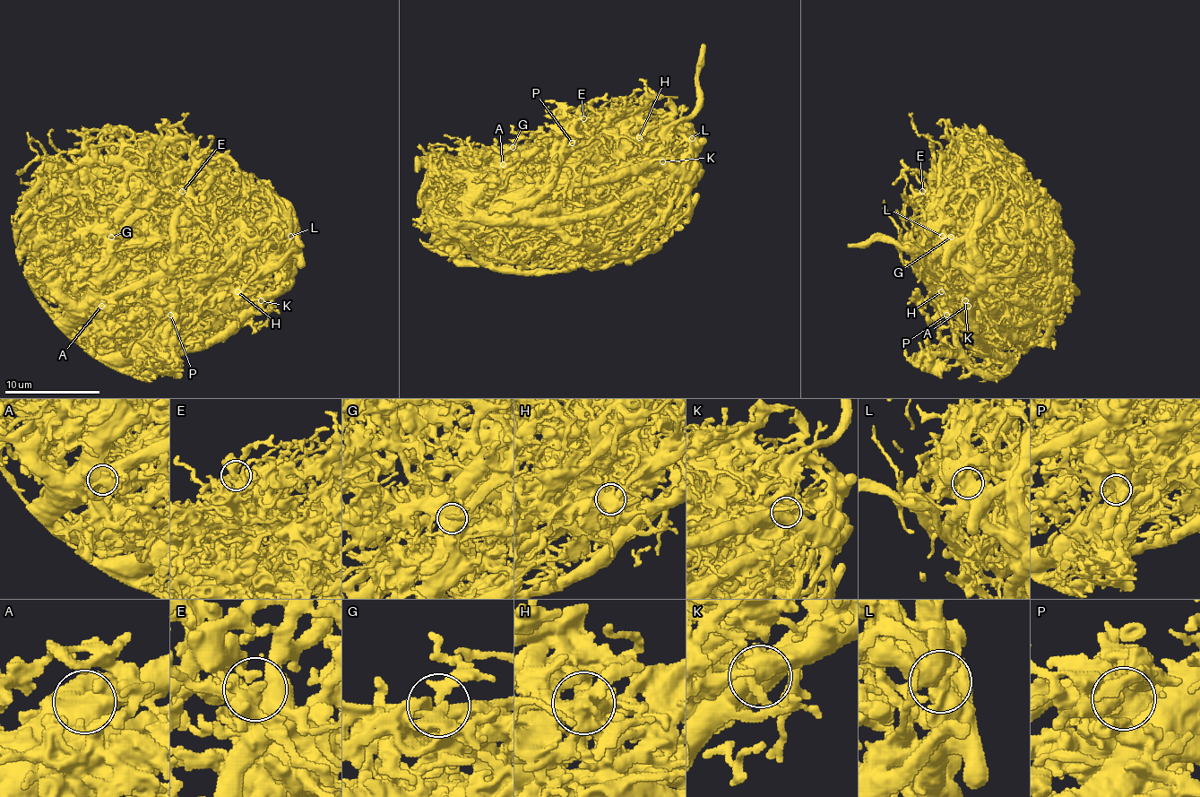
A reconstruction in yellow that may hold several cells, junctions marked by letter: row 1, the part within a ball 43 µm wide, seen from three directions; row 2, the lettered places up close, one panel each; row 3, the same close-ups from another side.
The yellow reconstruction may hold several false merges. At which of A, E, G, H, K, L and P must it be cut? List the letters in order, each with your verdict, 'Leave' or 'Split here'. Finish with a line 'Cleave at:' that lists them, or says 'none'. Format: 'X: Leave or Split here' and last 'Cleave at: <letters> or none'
A: Leave
E: Leave
G: Leave
H: Split here
K: Leave
L: Split here
P: Leave
Cleave at: H, L

